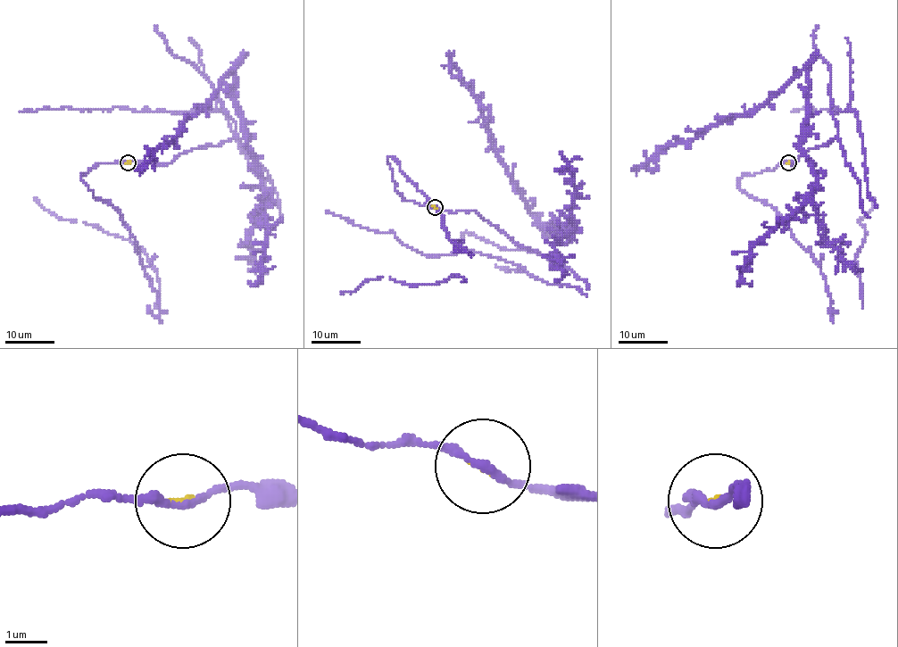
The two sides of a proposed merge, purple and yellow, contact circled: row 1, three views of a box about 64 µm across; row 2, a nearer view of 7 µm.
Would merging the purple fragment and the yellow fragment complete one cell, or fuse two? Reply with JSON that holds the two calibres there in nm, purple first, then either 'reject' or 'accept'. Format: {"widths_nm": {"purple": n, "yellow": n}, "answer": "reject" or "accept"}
{"widths_nm": {"purple": 190, "yellow": 90}, "answer": "reject"}

